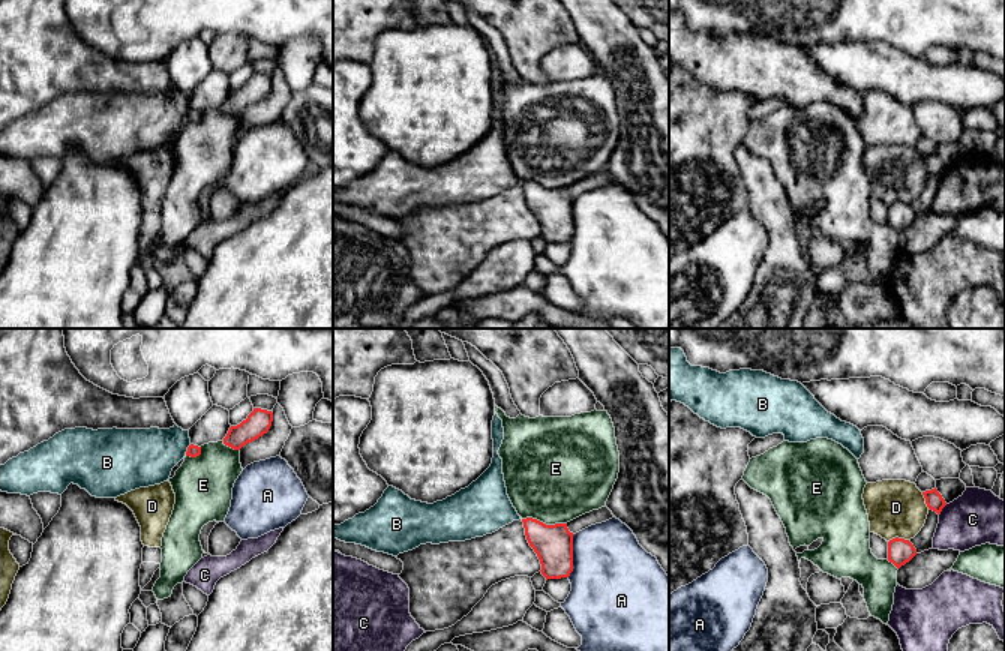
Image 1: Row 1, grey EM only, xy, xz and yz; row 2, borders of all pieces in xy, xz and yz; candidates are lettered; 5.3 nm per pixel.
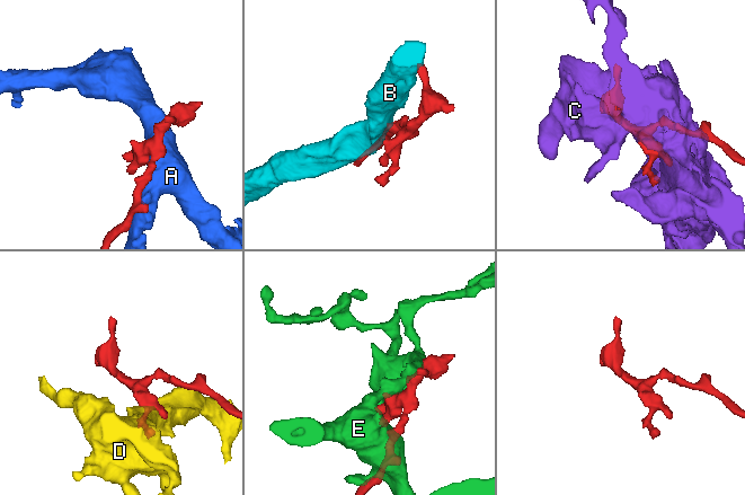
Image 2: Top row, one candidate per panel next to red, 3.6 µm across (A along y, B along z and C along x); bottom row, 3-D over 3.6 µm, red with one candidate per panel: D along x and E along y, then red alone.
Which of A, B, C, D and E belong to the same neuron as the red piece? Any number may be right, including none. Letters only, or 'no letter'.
no letter

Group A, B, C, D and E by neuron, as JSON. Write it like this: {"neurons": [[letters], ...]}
{"neurons": [["A"], ["B"], ["C"], ["D"], ["E"]]}

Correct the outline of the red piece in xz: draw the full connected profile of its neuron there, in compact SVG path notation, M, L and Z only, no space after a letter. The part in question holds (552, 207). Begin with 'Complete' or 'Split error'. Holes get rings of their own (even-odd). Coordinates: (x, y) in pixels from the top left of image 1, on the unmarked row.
Complete. M522 183L530 210L542 228L542 238L548 243L568 242L573 236L573 196L567 188L546 189L537 183Z

